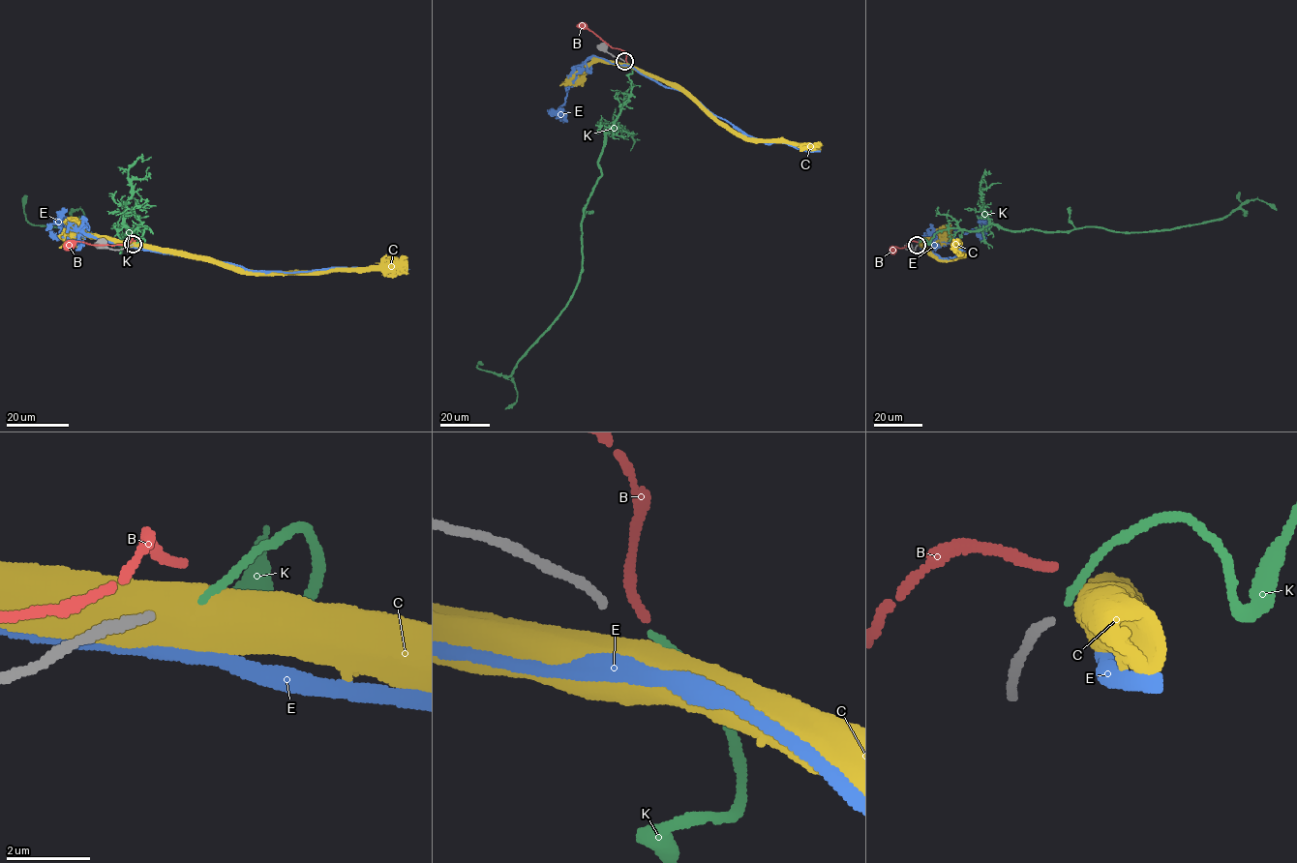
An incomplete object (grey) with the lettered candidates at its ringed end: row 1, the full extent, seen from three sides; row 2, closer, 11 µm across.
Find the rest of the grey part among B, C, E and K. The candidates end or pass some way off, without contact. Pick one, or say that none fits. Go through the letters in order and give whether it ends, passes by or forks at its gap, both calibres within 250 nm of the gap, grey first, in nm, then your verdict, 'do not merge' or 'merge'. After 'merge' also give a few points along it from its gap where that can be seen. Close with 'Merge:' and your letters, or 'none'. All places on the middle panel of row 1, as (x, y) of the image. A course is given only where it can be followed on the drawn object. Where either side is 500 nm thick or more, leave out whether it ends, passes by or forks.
B: it ends there; 240 nm thick on the grey side, 300 nm on the other; do not merge
C: 240 nm thick on the grey side, 950 nm on the other; do not merge
E: it passes by; 240 nm thick on the grey side, 360 nm on the other; do not merge
K: it ends there; 240 nm thick on the grey side, 180 nm on the other; do not merge
Merge: none

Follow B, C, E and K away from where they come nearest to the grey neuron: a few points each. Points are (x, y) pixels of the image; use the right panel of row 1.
B: (917, 242), (911, 241), (907, 247), (896, 247), (892, 250)
C: (919, 245), (933, 255), (945, 258), (962, 254), (955, 250), (956, 243), (960, 248)
E: (919, 247), (940, 257), (957, 255), (963, 251), (958, 249)
K: (919, 244), (928, 244), (940, 230), (989, 224), (1171, 229), (1237, 209), (1246, 215), (1240, 192)

